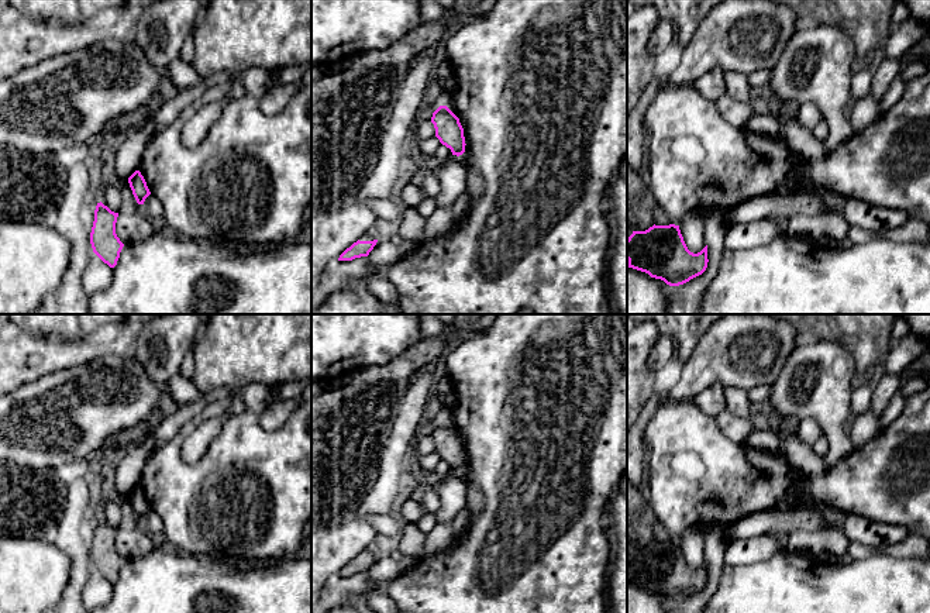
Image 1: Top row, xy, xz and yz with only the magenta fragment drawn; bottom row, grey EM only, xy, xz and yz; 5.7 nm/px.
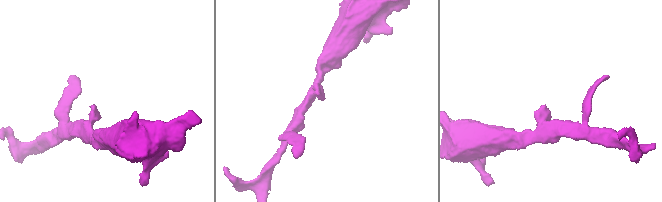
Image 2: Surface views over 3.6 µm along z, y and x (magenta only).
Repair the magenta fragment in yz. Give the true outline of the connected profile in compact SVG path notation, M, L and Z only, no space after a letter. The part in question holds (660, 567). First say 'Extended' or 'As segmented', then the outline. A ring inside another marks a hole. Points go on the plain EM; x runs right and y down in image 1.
As segmented. M652 541L633 547L627 554L628 583L679 602L702 590L707 583L707 561L698 569L688 565L679 541Z

